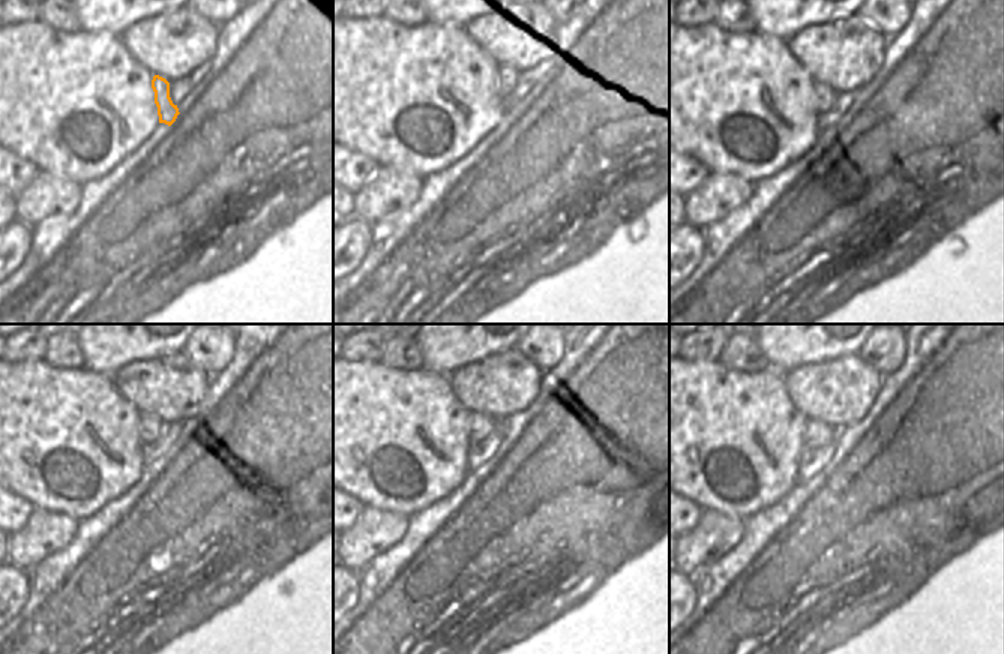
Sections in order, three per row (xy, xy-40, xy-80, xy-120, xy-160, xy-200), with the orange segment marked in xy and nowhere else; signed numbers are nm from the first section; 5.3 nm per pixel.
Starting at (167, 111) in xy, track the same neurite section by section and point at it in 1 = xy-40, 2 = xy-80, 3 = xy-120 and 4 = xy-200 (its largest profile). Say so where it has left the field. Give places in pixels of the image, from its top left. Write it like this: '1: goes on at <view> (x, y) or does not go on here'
1: goes on at xy-40 (494, 89)
2: goes on at xy-80 (824, 95)
3: goes on at xy-120 (150, 428)
4: goes on at xy-200 (817, 434)

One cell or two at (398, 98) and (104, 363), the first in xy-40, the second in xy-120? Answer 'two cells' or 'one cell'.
two cells

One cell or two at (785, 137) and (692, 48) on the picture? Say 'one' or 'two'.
one

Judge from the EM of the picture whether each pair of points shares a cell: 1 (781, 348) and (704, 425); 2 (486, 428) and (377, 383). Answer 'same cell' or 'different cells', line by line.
1: different cells
2: different cells

